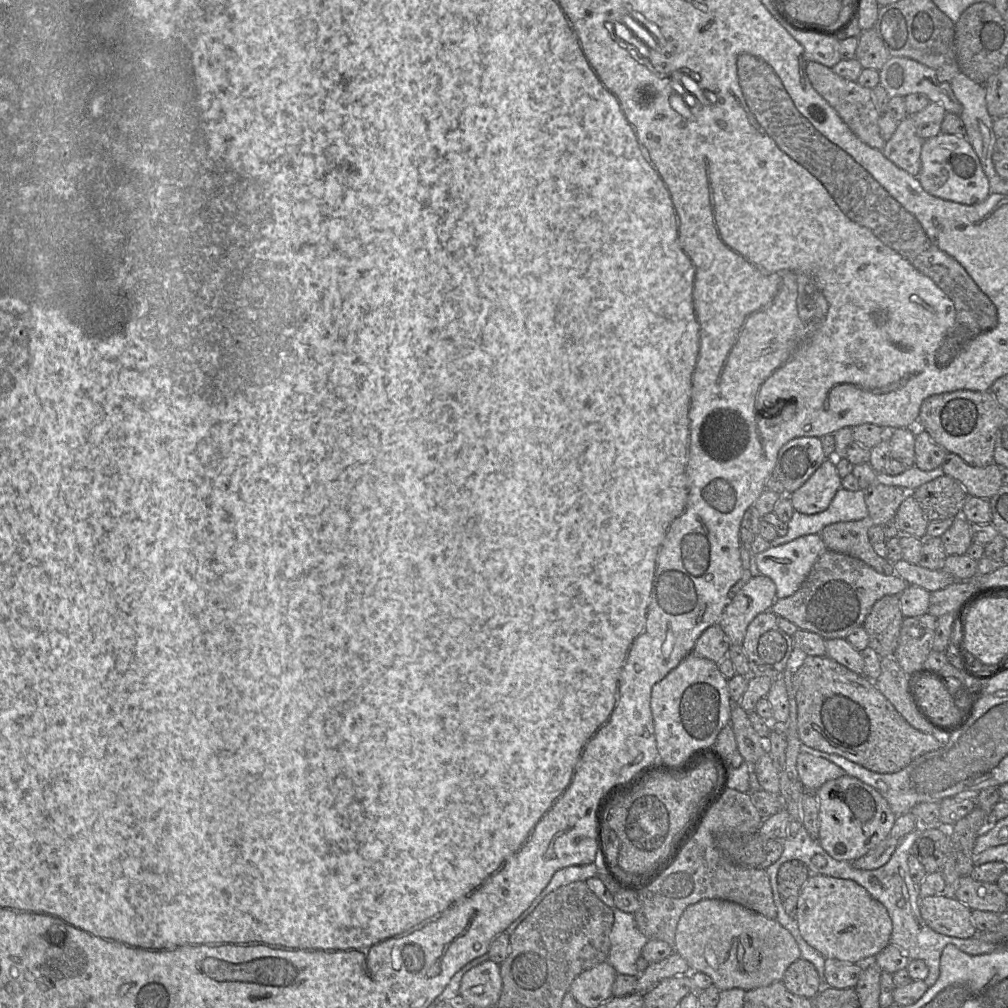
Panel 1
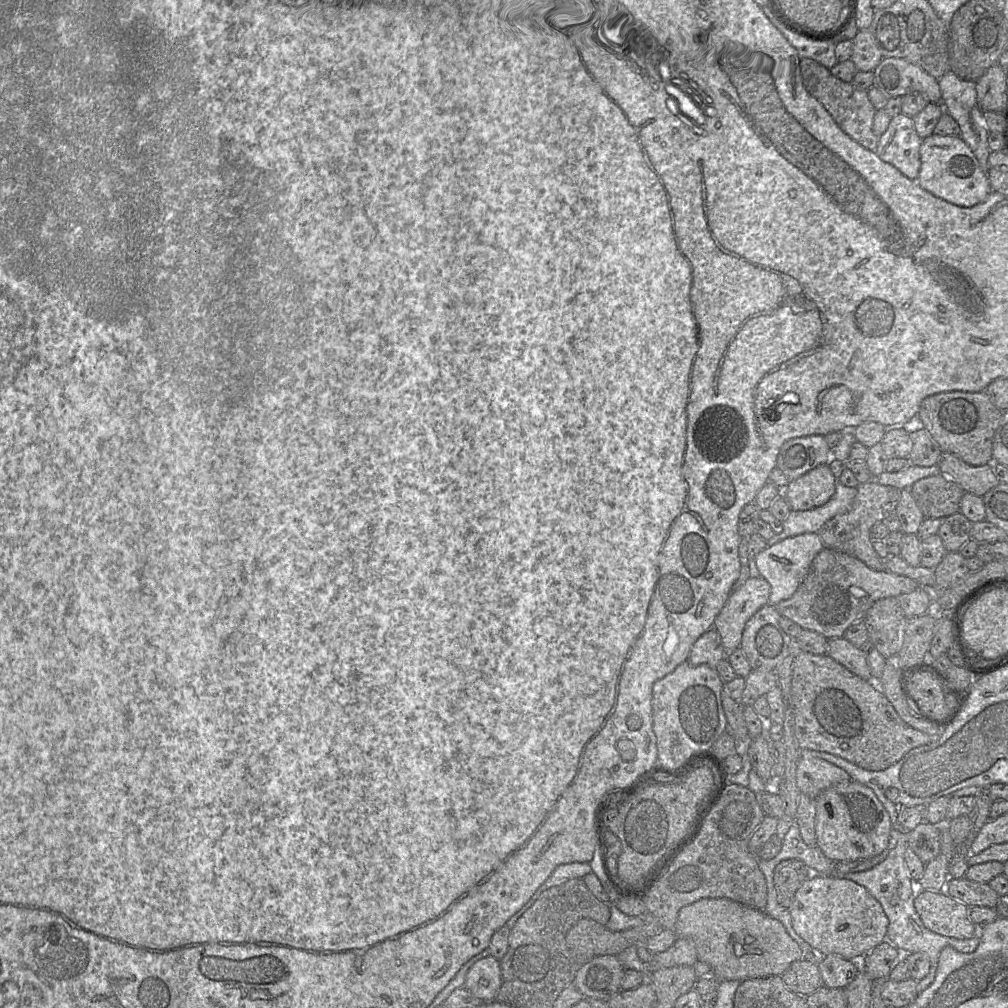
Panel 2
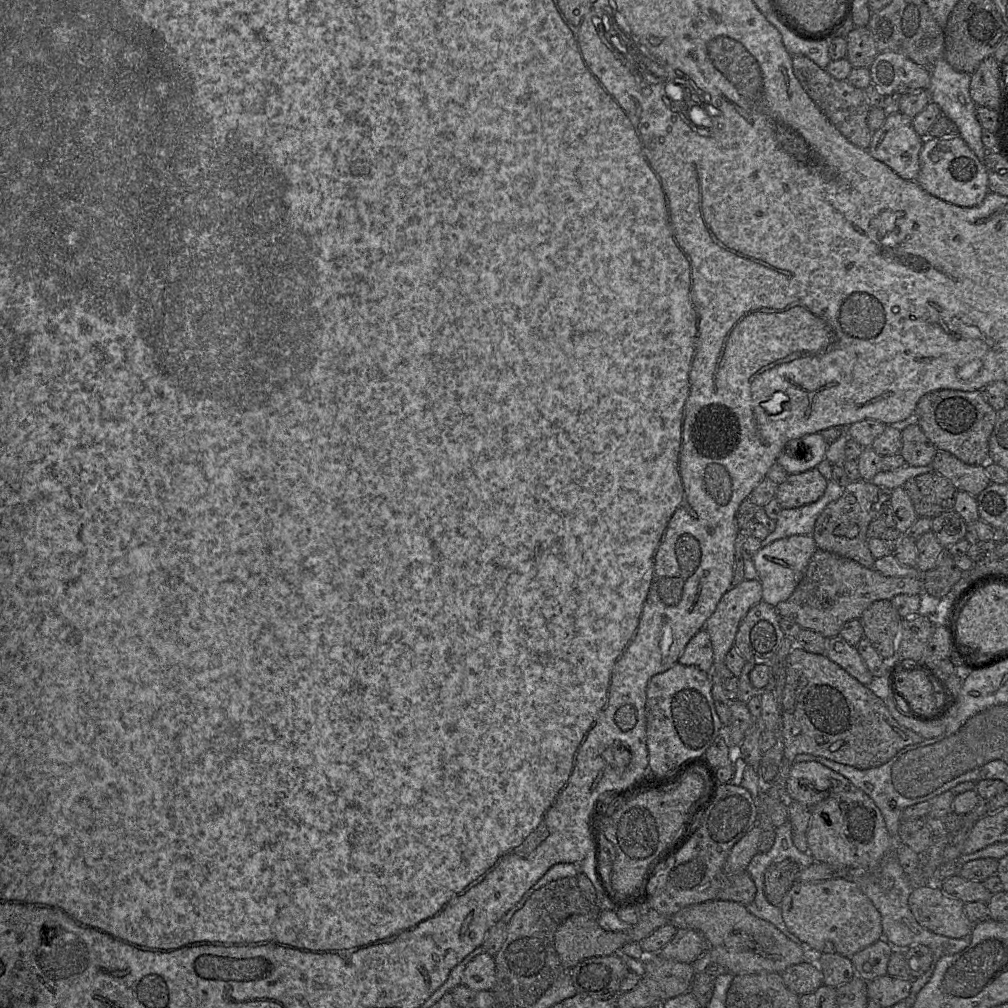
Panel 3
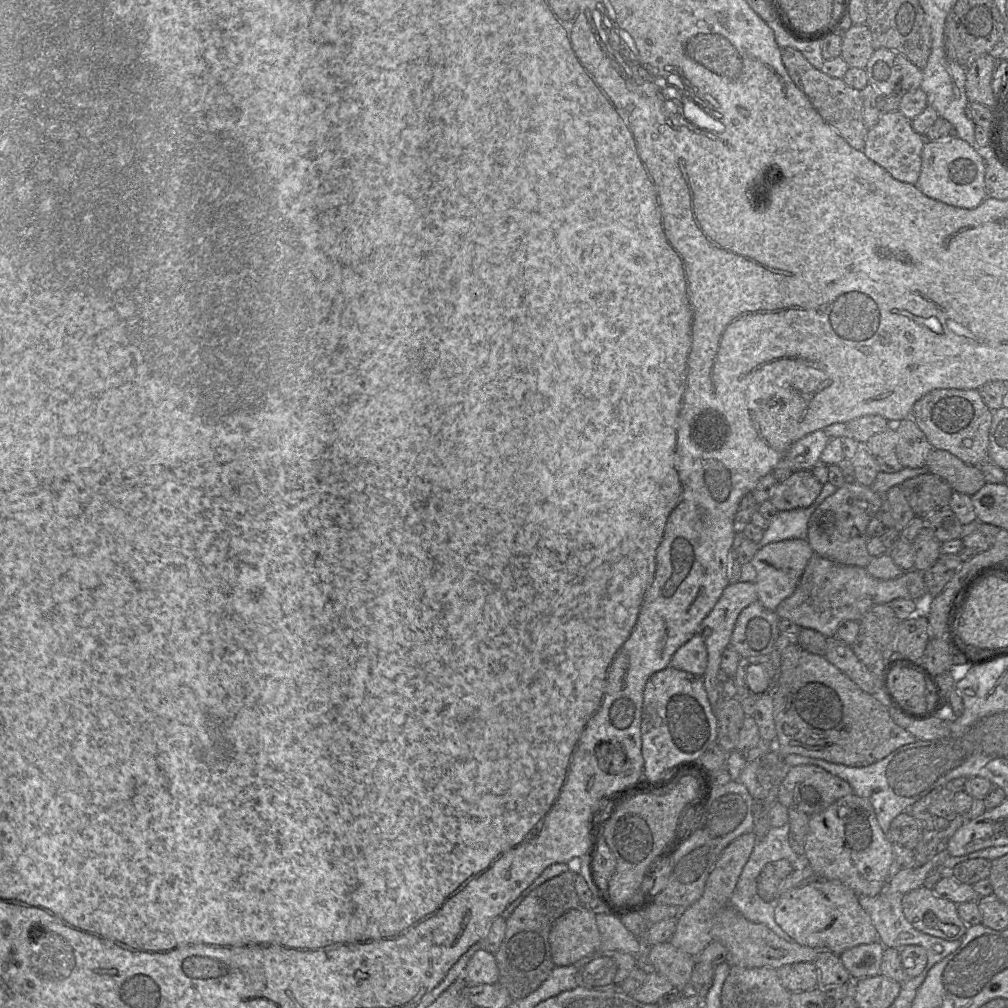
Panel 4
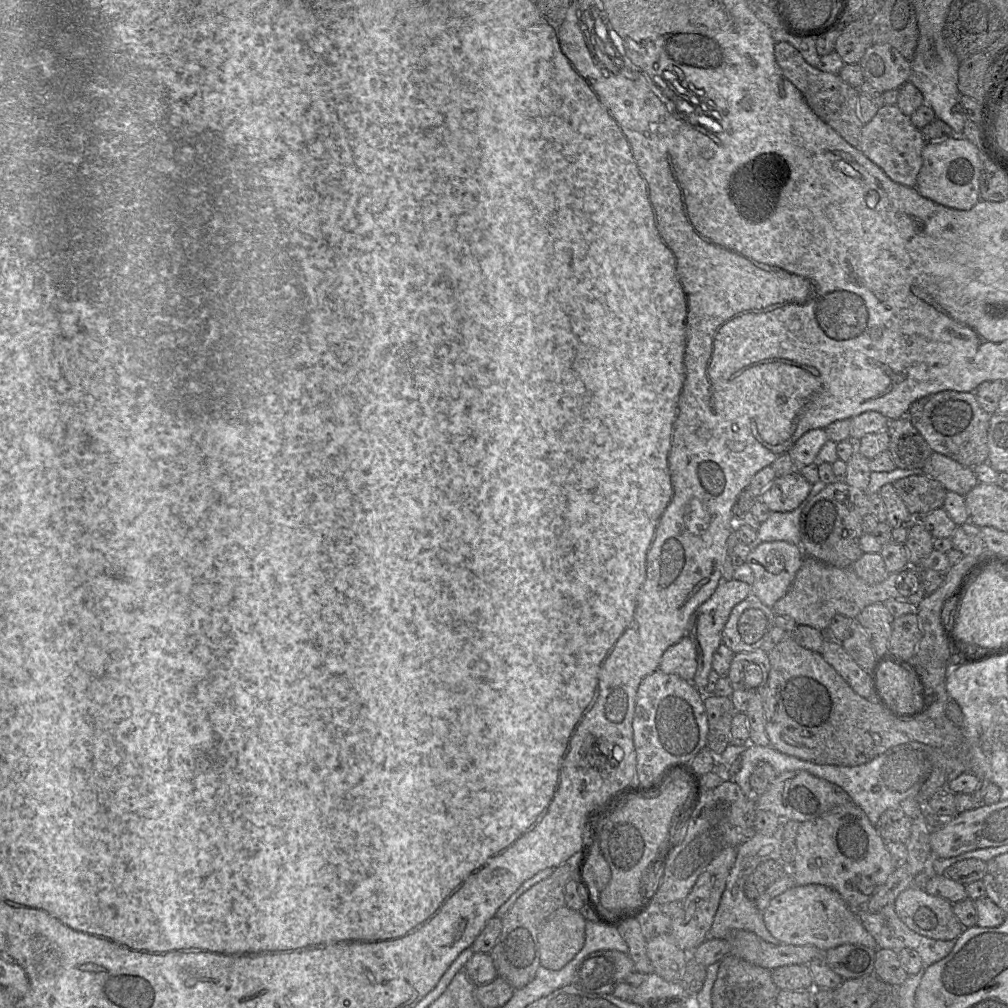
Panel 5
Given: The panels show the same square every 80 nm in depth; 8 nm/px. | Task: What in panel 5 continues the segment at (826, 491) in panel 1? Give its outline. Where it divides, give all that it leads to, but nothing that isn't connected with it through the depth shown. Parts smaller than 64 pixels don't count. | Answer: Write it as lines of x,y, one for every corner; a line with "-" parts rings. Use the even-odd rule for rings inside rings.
794,469
790,474
776,477
759,499
772,512
788,512
807,498
811,487
798,469

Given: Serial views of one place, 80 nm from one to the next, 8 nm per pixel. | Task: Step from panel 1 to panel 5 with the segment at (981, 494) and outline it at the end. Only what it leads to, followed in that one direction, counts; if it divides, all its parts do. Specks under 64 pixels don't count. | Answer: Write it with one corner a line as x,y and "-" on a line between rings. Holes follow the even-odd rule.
933,451
923,466
923,473
941,482
947,491
965,496
979,481
972,467

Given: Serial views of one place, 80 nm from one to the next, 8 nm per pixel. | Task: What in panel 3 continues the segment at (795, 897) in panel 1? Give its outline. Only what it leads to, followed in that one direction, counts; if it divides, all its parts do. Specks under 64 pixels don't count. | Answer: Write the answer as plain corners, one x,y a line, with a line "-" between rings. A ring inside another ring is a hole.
791,859
772,863
765,872
764,891
769,903
780,908
783,897
797,882
803,868

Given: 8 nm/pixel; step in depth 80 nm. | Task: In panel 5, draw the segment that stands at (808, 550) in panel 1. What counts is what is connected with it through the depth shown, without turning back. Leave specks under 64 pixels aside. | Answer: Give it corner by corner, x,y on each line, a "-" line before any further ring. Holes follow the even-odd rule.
785,541
763,542
751,549
745,563
754,575
752,593
773,607
788,591
803,559
802,550

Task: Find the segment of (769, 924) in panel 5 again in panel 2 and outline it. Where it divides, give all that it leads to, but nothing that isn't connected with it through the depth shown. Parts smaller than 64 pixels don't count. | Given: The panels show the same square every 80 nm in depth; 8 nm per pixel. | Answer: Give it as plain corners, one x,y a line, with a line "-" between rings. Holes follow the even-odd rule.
812,874
796,891
788,911
796,934
823,955
835,954
860,963
863,956
887,940
889,921
881,904
864,887
838,876

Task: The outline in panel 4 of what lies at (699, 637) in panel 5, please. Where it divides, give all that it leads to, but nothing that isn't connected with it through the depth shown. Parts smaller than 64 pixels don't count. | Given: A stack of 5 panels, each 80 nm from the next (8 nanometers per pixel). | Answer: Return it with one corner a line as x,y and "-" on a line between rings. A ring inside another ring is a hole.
739,580
736,583
729,583
699,626
698,634
702,636
707,650
707,666
701,677
708,700
713,707
713,712
714,707
723,699
723,683
718,682
716,679
717,671
720,669
721,654
730,643
730,637
738,615
745,607
756,600
757,593
753,582
743,582

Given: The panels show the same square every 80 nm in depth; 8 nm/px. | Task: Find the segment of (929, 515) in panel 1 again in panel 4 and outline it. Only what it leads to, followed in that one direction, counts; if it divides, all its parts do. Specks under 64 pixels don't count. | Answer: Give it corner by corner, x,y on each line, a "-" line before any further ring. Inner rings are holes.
931,472
911,477
899,486
918,517
928,517
933,512
948,508
953,494
949,483

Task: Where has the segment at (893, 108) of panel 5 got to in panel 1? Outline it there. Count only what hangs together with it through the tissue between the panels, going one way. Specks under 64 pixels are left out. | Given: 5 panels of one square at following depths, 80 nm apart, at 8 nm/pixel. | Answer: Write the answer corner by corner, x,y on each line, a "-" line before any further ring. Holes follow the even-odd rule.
908,115
898,122
895,132
881,151
896,166
917,177
921,169
923,141
916,132
912,117

